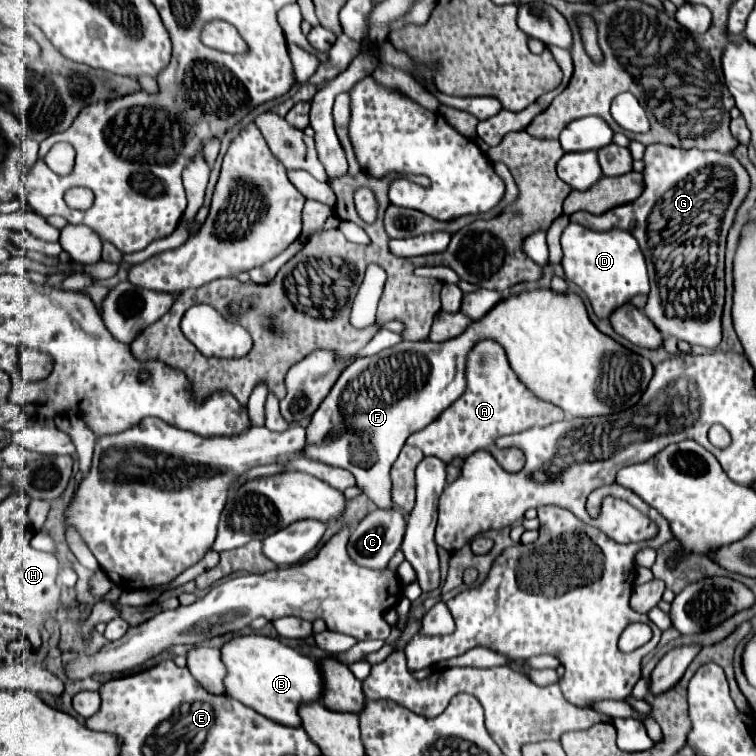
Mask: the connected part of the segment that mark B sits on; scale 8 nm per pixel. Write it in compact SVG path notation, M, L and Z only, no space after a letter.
M242 635L234 637L220 649L222 663L226 665L226 695L238 699L246 707L258 711L260 715L284 723L288 727L298 727L298 707L308 701L320 699L322 675L318 661L302 655L300 651L284 645L280 639L264 635Z

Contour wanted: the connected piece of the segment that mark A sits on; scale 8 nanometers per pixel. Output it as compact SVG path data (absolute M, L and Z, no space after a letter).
M480 341L468 355L466 369L468 387L464 395L454 401L438 419L434 419L428 427L412 433L408 437L408 445L422 449L424 455L436 455L444 463L484 449L494 453L494 441L502 435L512 435L526 431L530 427L544 427L554 421L564 419L564 411L552 403L540 401L510 369L504 349L494 341Z

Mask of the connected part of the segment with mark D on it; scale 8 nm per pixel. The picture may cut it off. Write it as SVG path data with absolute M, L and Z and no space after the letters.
M570 223L562 233L562 249L564 249L562 267L566 279L574 281L588 295L594 313L602 319L608 319L608 315L616 307L630 301L634 295L650 291L644 255L636 239L628 231L610 229L604 233L596 233L584 229L582 225Z

